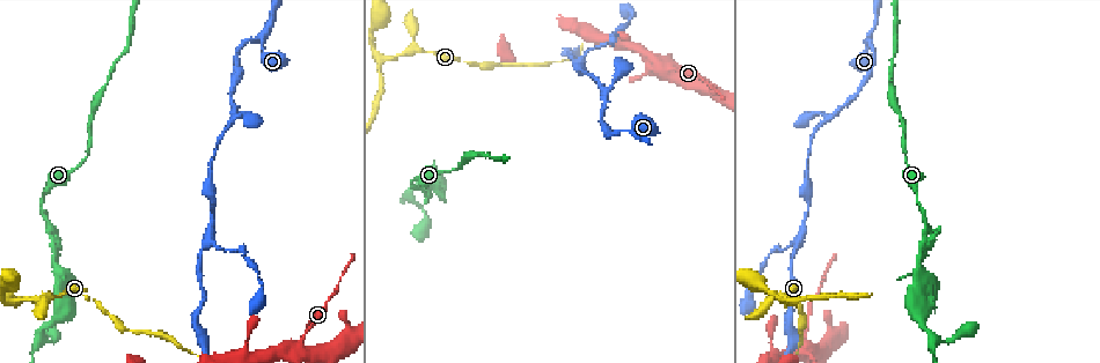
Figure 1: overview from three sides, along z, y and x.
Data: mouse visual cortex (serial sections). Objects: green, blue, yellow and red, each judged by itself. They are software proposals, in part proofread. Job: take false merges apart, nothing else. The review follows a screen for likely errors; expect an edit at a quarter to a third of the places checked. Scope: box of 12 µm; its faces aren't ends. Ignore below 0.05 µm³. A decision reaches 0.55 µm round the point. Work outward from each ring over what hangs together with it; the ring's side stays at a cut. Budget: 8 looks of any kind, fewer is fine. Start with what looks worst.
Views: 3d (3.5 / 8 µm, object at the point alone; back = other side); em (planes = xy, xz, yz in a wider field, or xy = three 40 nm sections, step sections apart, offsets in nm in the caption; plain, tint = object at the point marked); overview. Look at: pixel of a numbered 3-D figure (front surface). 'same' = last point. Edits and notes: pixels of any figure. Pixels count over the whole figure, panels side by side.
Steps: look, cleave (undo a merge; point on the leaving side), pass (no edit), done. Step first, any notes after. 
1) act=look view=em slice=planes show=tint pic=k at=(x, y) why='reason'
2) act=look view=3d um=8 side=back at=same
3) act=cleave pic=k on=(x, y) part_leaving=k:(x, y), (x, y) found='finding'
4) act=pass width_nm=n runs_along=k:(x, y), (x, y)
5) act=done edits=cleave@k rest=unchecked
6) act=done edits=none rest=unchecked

act=look view=3d um=8 pic=1 at=(61, 272) why='a fork'

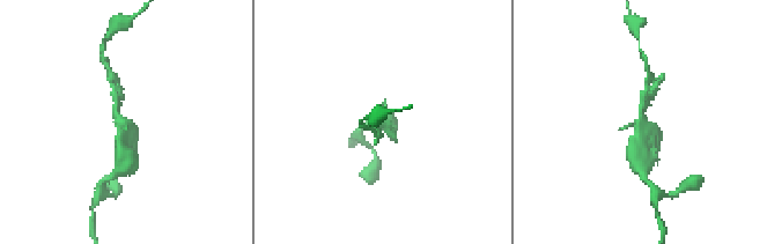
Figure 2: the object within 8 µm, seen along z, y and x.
act=look view=em slice=xy step=1 show=tint pic=2 at=(384, 121) why='need the tissue'

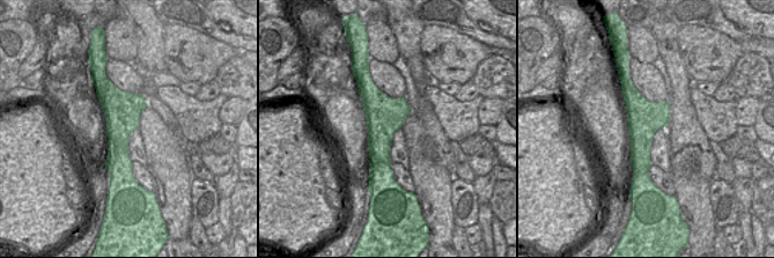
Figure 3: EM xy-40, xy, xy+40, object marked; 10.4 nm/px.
act=cleave pic=2 on=(658, 133) width_nm=400 border=3:(123, 91), (107, 94), (100, 101) found='a second cell is stuck on'

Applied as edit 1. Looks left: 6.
act=look view=overview

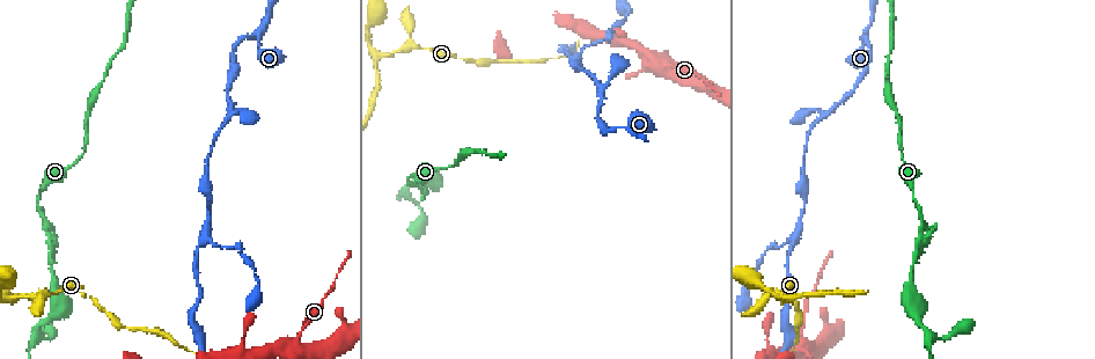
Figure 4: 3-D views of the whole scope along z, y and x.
act=look view=3d um=3.5 pic=4 at=(928, 332) why='a narrow waist'

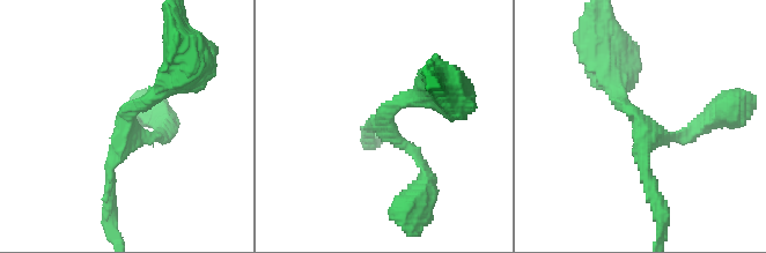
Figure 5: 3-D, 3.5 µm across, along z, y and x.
act=look view=em slice=planes show=tint pic=5 at=(388, 123) arms=3 arm_widths_nm=150,150,250

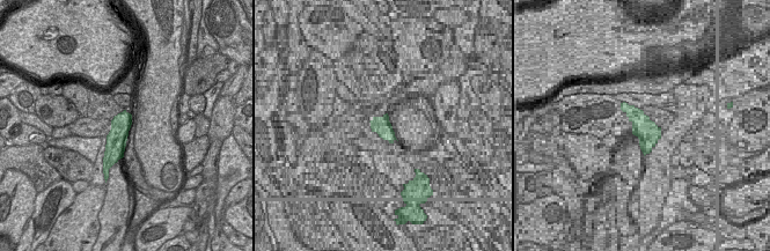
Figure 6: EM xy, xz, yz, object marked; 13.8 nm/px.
act=pass runs_along=5:(612, 80), (650, 133), (701, 126) found='continuous, no second cell'

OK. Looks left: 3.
act=look view=3d um=3.5 side=back pic=4 at=(412, 48) why='a fork'

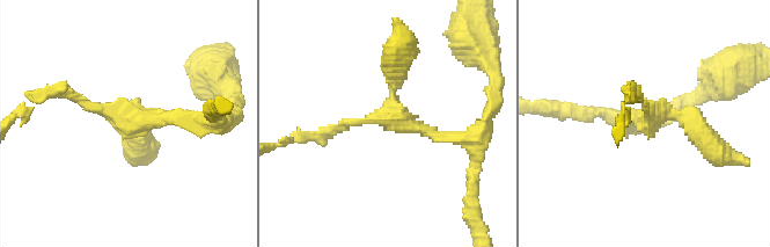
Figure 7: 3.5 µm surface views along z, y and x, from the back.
act=look view=em slice=xy step=5 show=tint pic=7 at=(131, 117) arms=3 arm_widths_nm=150,150,300 why='need the tissue'

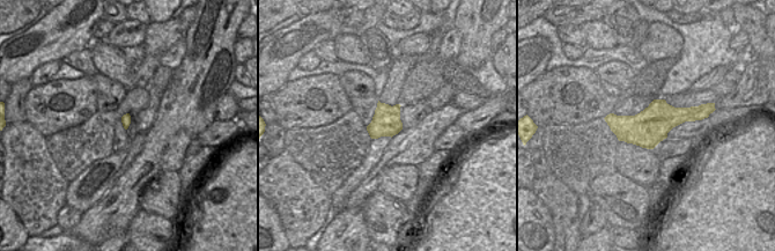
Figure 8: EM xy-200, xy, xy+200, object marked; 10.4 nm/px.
act=look view=em slice=xy step=1 show=tint at=same why='cut it another way'

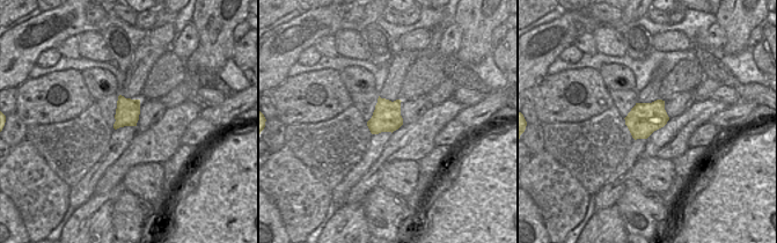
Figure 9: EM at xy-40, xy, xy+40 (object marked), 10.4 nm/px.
act=pass runs_along=7:(65, 89), (129, 117), (207, 122) found='continuous, no second cell'

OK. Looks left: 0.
act=done edits=cleave@2 rest=unchecked

